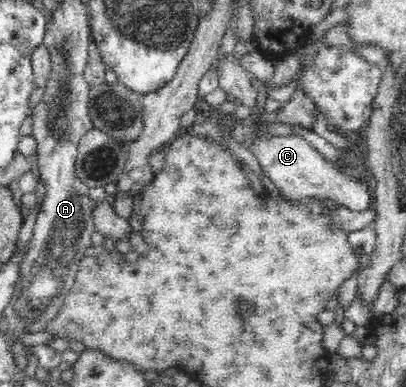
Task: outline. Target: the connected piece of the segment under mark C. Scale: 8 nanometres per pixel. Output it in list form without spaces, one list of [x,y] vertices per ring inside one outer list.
[[[232,119],[226,125],[220,126],[220,136],[224,136],[226,132],[234,142],[239,142],[241,146],[252,152],[258,158],[261,170],[288,201],[298,203],[298,200],[307,197],[330,199],[336,201],[340,206],[358,212],[366,212],[374,206],[374,195],[367,188],[365,181],[358,182],[345,172],[338,170],[333,162],[320,155],[316,148],[312,147],[304,138],[294,134],[259,136],[252,132],[252,128],[253,126],[250,124],[244,126]]]

